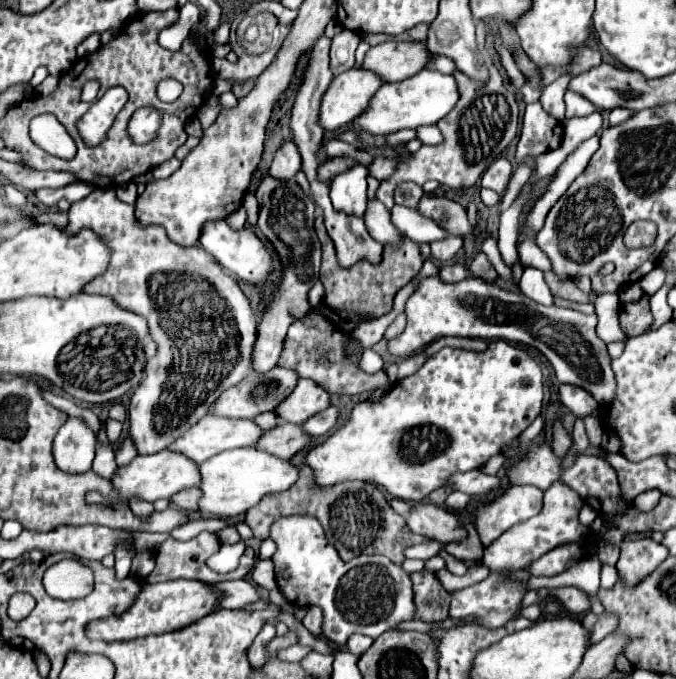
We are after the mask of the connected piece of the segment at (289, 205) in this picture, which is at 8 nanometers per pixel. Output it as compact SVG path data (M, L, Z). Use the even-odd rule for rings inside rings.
M265 176L263 182L257 188L257 200L259 200L259 222L257 228L263 232L263 236L275 246L275 250L281 256L281 262L285 266L283 270L283 282L277 286L277 292L271 298L271 304L267 308L267 314L259 322L259 342L255 342L255 370L267 372L277 366L279 354L283 352L285 336L289 326L295 320L305 318L311 312L311 304L307 300L307 292L319 278L319 264L321 264L321 244L317 240L315 228L313 228L313 200L297 186L295 180L283 182L275 180L271 176ZM303 196L299 202L297 198Z

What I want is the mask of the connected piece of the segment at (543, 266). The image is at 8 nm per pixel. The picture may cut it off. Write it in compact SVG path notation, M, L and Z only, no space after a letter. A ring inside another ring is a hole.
M535 236L527 238L525 242L521 242L521 244L517 246L517 250L519 250L519 260L521 260L521 264L523 264L525 268L527 268L527 266L533 266L533 268L537 268L537 270L541 270L541 272L551 270L551 262L549 262L549 258L543 254L543 250L539 250L539 246L537 246L537 242L535 242Z

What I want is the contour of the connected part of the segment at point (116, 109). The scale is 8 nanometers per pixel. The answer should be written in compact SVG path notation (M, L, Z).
M120 86L113 87L95 101L77 122L77 130L87 146L99 146L107 138L115 116L121 112L128 100L128 93Z

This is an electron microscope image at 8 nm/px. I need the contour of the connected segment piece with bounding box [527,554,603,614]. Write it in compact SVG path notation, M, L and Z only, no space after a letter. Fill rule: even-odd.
M587 556L583 560L579 560L577 564L573 564L569 570L565 570L563 574L557 574L553 578L535 578L531 576L527 580L527 588L529 590L539 590L539 588L559 588L559 586L575 586L581 592L585 592L591 600L591 610L595 614L603 612L603 604L597 600L597 592L599 592L599 572L601 572L601 562L597 556Z

